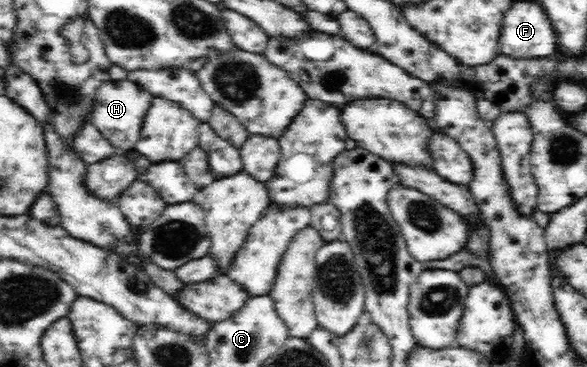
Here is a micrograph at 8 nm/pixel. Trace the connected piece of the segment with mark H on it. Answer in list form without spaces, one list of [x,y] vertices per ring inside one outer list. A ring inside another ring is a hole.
[[[106,81],[96,93],[96,101],[94,101],[94,109],[92,109],[92,123],[110,143],[114,143],[114,147],[134,149],[136,141],[140,139],[140,129],[144,123],[144,115],[148,113],[150,101],[152,101],[152,95],[144,89],[140,89],[136,83]]]

